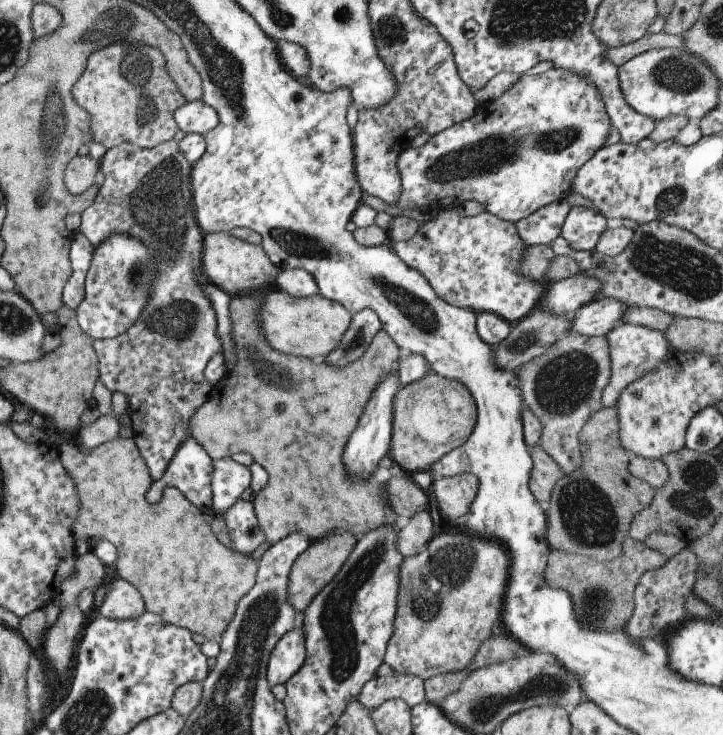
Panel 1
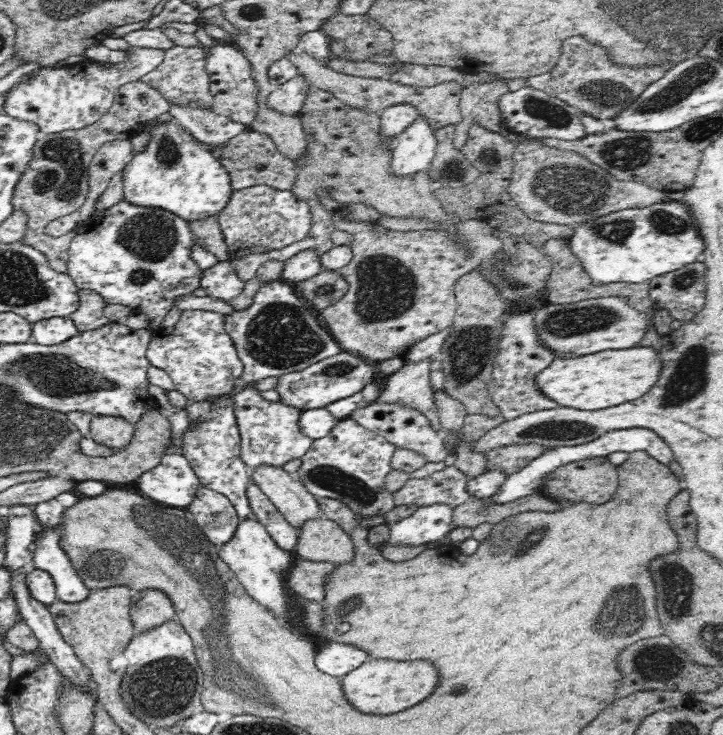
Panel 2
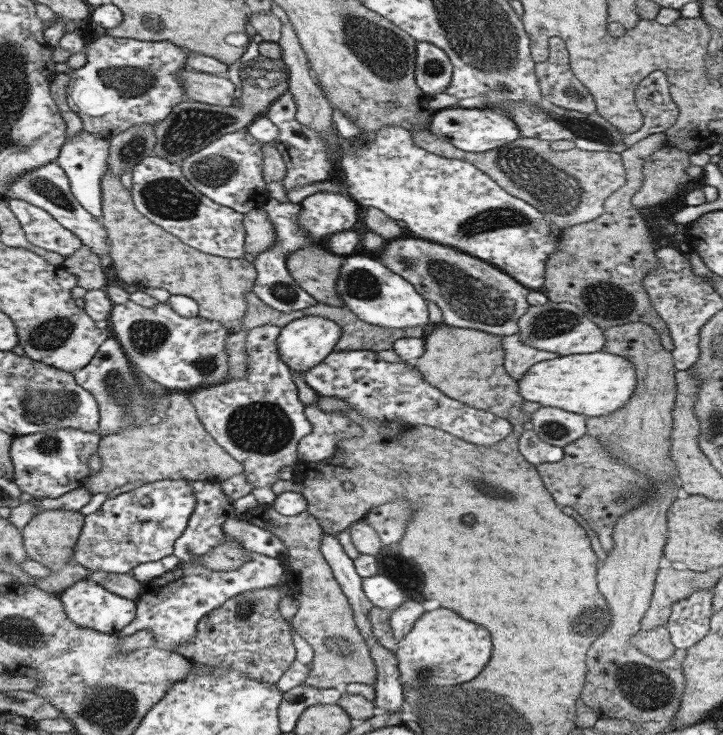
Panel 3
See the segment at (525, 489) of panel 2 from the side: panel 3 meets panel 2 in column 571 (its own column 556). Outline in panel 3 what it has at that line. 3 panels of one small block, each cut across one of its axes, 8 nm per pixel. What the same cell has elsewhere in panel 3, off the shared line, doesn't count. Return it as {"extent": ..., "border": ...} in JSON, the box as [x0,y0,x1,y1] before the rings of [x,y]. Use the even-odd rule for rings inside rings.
{"extent":[518,429,564,466],"border":[[[533,429],[524,430],[520,435],[518,448],[525,460],[535,466],[561,461],[564,456],[563,447],[554,446],[540,440],[540,437],[538,437]]]}

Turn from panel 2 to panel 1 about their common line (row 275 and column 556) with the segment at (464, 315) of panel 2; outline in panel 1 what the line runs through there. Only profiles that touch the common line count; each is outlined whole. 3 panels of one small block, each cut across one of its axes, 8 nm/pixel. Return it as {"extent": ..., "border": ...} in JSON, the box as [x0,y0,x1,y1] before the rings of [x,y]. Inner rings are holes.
{"extent":[529,445,567,507],"border":[[[535,445],[530,450],[533,461],[529,477],[530,492],[538,503],[547,507],[556,482],[565,480],[567,477],[539,445]]]}

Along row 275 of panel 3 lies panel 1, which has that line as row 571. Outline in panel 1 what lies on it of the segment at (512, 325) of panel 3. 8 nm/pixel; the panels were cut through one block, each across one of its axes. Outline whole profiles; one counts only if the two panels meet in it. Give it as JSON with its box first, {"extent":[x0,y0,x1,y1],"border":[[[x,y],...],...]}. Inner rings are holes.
{"extent":[383,526,509,682],"border":[[[446,526],[427,548],[412,557],[404,557],[399,567],[396,615],[393,634],[383,662],[400,675],[417,675],[423,682],[443,673],[463,670],[476,651],[492,633],[492,625],[500,622],[500,600],[503,598],[509,572],[509,557],[497,539],[474,537]]]}

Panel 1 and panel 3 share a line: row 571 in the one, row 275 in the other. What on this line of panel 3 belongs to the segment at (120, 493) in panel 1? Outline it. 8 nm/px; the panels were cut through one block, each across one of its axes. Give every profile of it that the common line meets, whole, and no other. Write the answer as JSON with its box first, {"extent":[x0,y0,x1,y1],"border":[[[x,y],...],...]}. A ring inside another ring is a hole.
{"extent":[100,166,257,332],"border":[[[106,166],[100,180],[102,218],[109,241],[109,257],[116,276],[136,287],[161,288],[172,295],[188,296],[199,304],[199,317],[220,322],[238,332],[246,313],[246,293],[253,291],[257,278],[255,266],[245,259],[224,259],[206,255],[186,244],[174,234],[148,220],[136,210],[131,192],[124,188]]]}

